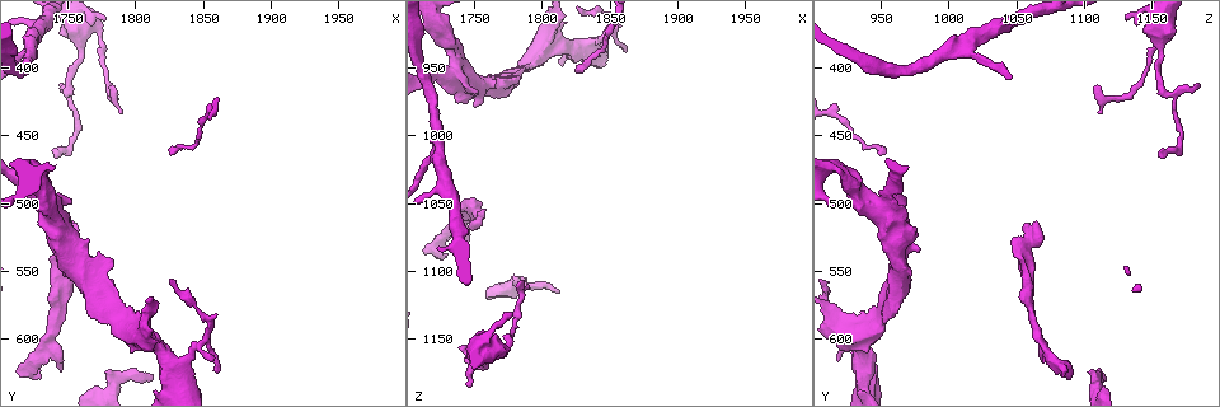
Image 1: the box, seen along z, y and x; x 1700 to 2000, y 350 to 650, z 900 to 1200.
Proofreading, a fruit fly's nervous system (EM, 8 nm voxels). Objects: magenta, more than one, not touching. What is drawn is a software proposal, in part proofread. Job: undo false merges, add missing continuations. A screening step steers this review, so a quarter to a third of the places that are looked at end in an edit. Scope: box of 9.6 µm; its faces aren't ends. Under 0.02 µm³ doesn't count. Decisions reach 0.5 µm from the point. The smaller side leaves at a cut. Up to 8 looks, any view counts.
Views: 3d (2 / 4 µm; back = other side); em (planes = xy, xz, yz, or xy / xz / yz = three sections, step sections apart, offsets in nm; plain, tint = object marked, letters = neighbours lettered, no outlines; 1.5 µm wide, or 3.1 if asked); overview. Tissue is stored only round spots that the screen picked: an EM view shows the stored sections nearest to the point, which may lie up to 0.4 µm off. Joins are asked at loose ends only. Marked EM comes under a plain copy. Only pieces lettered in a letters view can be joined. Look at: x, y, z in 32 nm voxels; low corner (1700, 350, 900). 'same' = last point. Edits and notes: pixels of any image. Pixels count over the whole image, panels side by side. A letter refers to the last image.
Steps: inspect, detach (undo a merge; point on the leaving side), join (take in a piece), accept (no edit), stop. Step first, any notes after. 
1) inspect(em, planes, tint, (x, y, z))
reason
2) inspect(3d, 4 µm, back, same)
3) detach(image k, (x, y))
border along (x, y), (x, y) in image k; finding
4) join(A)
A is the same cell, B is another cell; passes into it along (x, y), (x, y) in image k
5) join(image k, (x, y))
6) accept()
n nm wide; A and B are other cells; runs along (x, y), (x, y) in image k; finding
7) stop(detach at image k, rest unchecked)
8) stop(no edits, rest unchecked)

inspect(em, planes, letters, (1792, 572, 946))
stops while still wide

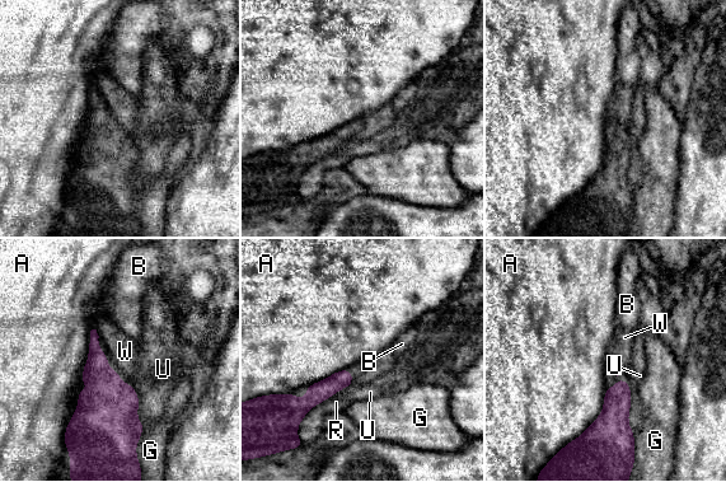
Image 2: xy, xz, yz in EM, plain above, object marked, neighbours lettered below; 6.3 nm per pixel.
accept()
A, B, G, R, U and W are other cells; runs along (347, 374), (321, 391), (304, 408) in image 2; none of them fits

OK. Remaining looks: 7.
inspect(3d, 4 µm, (1740, 466, 1154))
free end

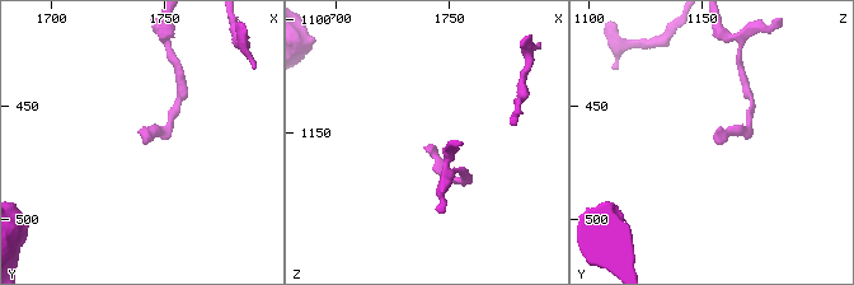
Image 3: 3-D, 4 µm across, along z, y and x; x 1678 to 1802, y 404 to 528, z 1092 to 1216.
inspect(em, xz, step 4, letters, (1740, 464, 1155))

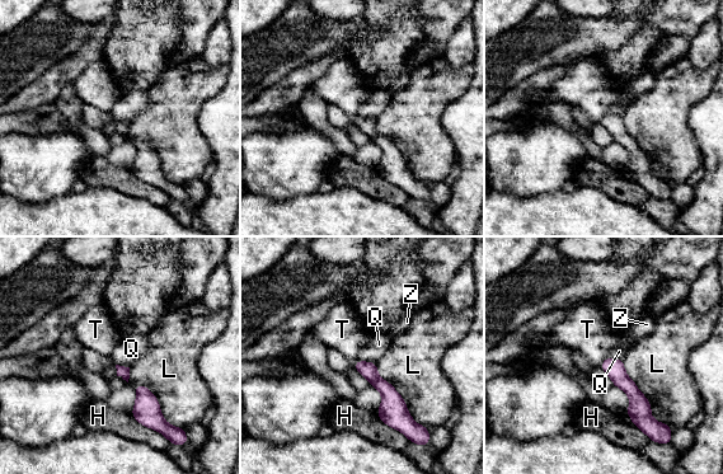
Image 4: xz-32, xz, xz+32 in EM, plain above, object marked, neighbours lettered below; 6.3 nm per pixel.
inspect(em, planes, letters, same)
another direction

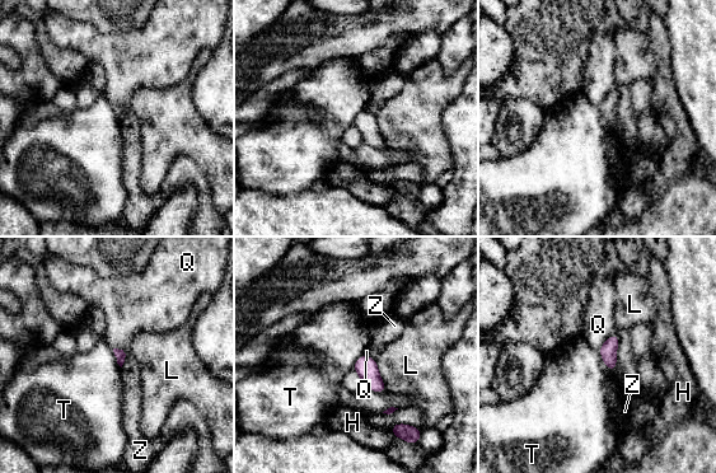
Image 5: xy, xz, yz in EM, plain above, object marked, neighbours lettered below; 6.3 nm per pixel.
accept()
70 nm wide; H, L, Q, T and Z are other cells; border along (598, 350), (602, 361), (614, 373) in image 5; no lettered piece goes on from it

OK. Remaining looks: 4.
inspect(em, yz, step 8, letters, (1746, 410, 1184))
thin end

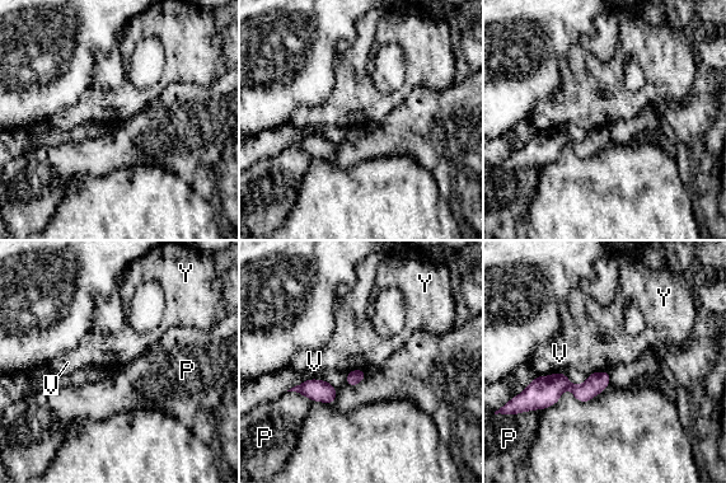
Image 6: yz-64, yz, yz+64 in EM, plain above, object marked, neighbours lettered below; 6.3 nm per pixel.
accept()
P, V and Y are other cells; runs along (607, 379), (589, 389), (534, 388) in image 6; no lettered piece goes on from it

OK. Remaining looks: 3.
stop(no edits, rest unchecked)

